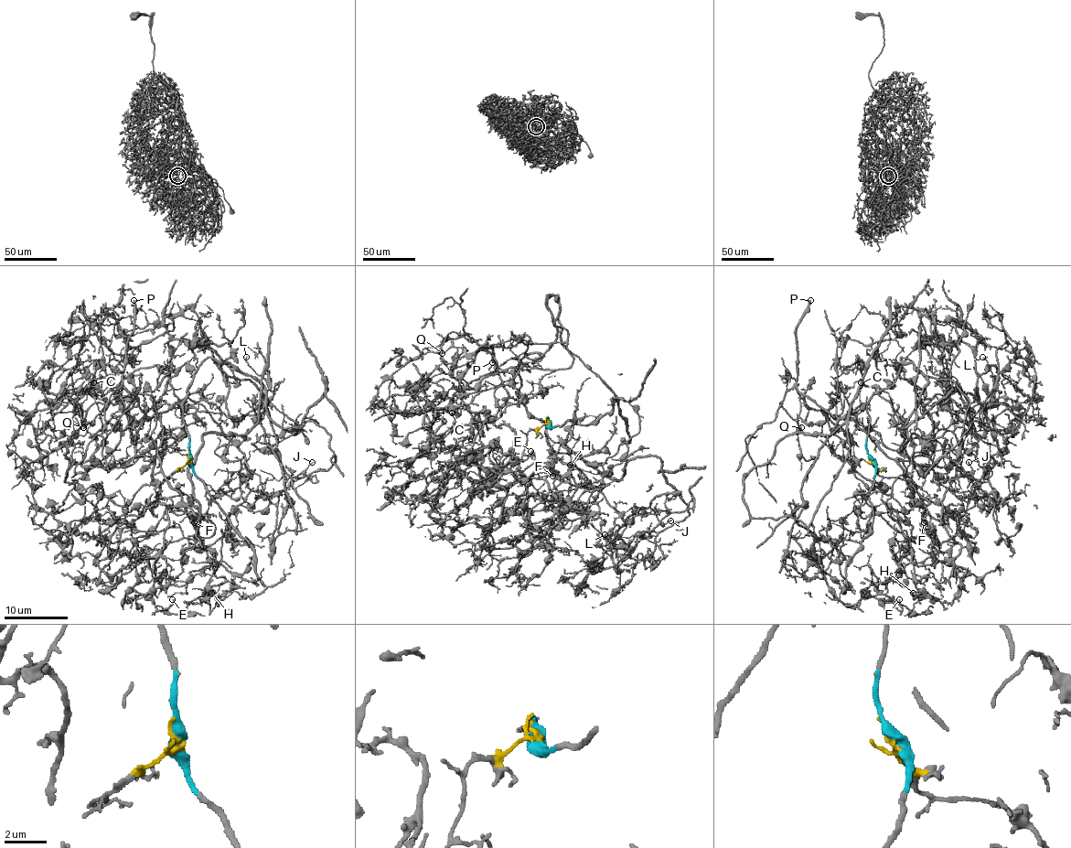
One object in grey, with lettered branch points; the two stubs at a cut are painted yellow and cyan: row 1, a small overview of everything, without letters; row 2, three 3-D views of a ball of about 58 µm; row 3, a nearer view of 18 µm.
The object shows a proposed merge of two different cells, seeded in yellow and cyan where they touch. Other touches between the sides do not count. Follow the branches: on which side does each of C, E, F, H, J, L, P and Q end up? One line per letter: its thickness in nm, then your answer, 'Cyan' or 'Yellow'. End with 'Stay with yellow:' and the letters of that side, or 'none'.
C: Thickness 130 nm. Yellow
E: Thickness 130 nm. Yellow
F: Thickness 130 nm. Yellow
H: Thickness 140 nm. Yellow
J: Thickness 110 nm. Cyan
L: Thickness 130 nm. Cyan
P: Thickness 240 nm. Yellow
Q: Thickness 120 nm. Yellow
Stay with yellow: C, E, F, H, P, Q

